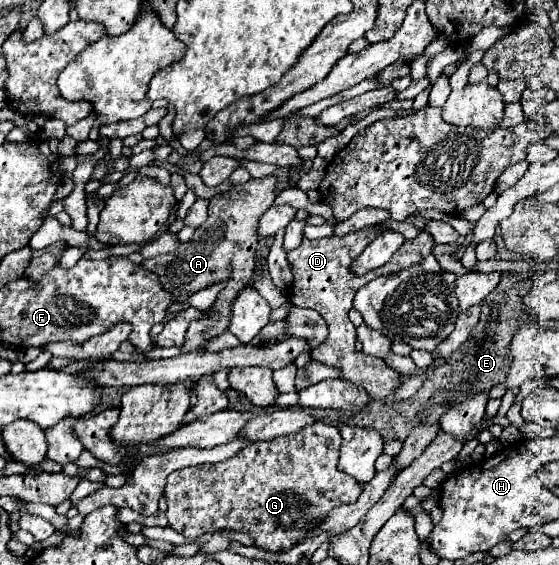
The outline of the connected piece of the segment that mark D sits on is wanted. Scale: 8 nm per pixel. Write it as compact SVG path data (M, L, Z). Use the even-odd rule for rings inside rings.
M369 226L357 232L351 232L343 238L339 236L331 236L331 238L319 238L319 240L307 240L303 238L303 242L287 252L287 262L289 268L293 270L293 284L287 290L289 302L301 308L311 308L315 312L319 312L323 316L323 320L329 326L329 336L323 344L319 344L317 348L311 350L311 358L319 360L323 364L335 364L339 366L343 372L343 380L349 380L353 384L359 384L361 388L367 390L367 394L371 398L385 398L389 394L393 394L397 390L397 386L401 384L401 376L391 370L381 358L375 356L367 356L355 350L355 342L357 342L357 332L355 326L351 324L347 312L353 308L353 298L357 294L357 290L361 286L365 286L367 282L371 282L373 278L381 276L381 274L395 274L401 272L403 268L419 262L423 256L429 256L433 250L433 240L431 236L427 236L425 232L419 234L417 240L407 240L393 256L387 264L383 264L381 268L375 268L371 272L367 272L365 276L353 276L349 272L349 262L355 260L355 256L359 256L359 252L377 236L377 232L381 232L385 228L379 226Z

